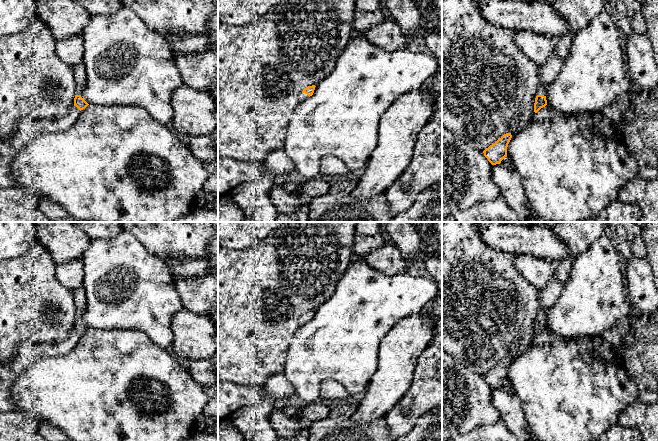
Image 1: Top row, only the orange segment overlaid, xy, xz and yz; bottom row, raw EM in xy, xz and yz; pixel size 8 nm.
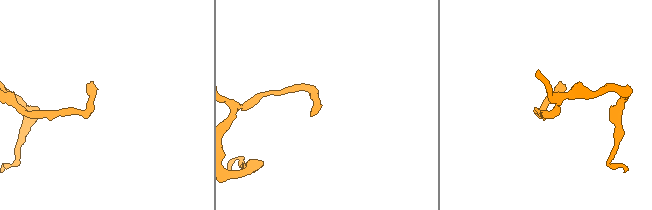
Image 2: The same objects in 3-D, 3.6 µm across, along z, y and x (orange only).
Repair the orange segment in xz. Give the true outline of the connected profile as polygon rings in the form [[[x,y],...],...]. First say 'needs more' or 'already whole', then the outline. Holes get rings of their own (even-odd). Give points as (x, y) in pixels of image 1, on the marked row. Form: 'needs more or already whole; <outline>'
needs more; [[[315,85],[308,86],[305,88],[300,94],[299,94],[299,102],[303,102],[306,99],[308,99],[310,96],[313,95],[314,90],[315,90]]]

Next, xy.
needs more; [[[84,62],[73,66],[73,75],[76,83],[74,106],[81,111],[89,105],[82,96],[83,89],[86,85],[86,70]]]

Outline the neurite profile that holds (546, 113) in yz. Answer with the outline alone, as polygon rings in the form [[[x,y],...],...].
[[[547,104],[545,107],[541,108],[537,113],[535,113],[533,119],[537,121],[550,120],[554,117],[556,110]]]

